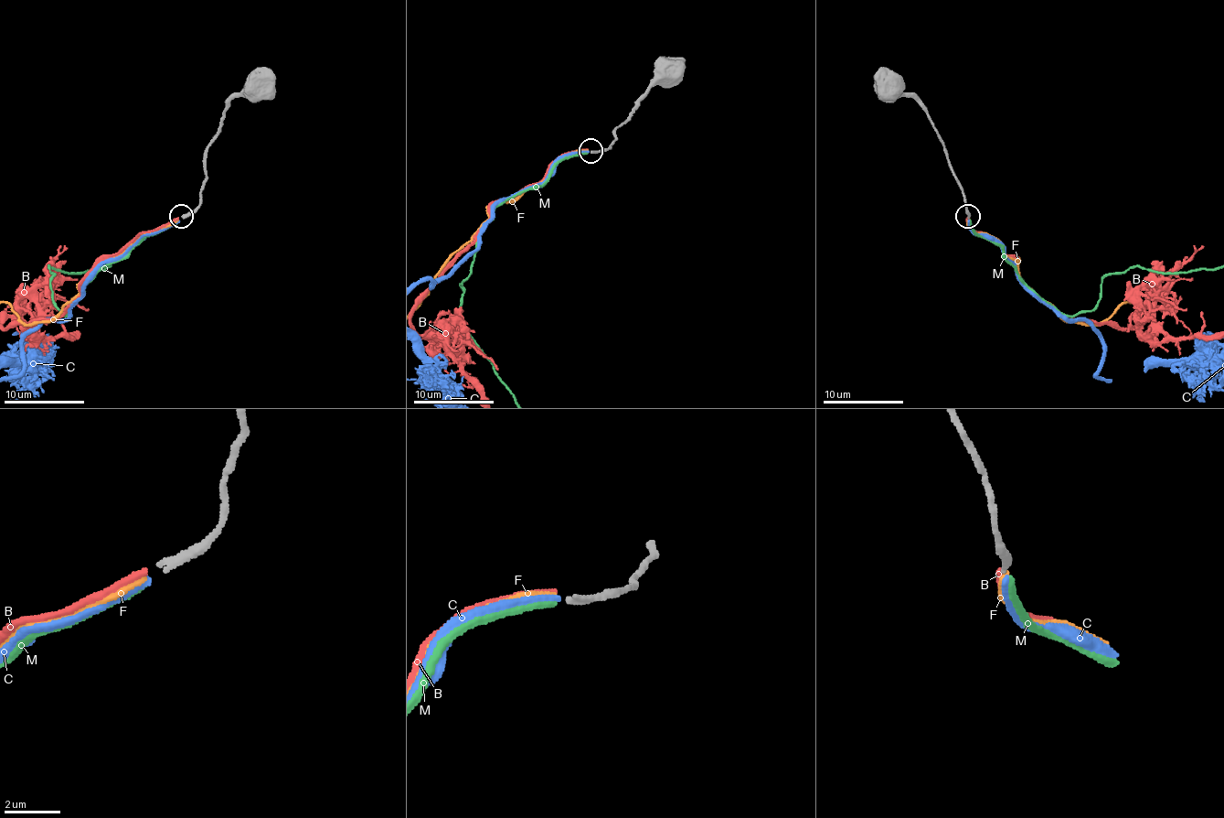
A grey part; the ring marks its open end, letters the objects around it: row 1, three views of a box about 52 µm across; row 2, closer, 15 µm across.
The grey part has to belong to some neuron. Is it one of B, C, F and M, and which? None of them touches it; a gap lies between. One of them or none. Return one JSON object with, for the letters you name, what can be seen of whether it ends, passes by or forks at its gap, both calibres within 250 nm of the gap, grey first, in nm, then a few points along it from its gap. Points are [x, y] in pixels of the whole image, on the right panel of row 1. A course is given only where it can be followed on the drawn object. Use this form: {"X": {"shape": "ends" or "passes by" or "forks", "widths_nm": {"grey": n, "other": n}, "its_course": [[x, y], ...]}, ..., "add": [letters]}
{"F": {"shape": "ends", "widths_nm": {"grey": 240, "other": 280}}, "add": ["F"]}

